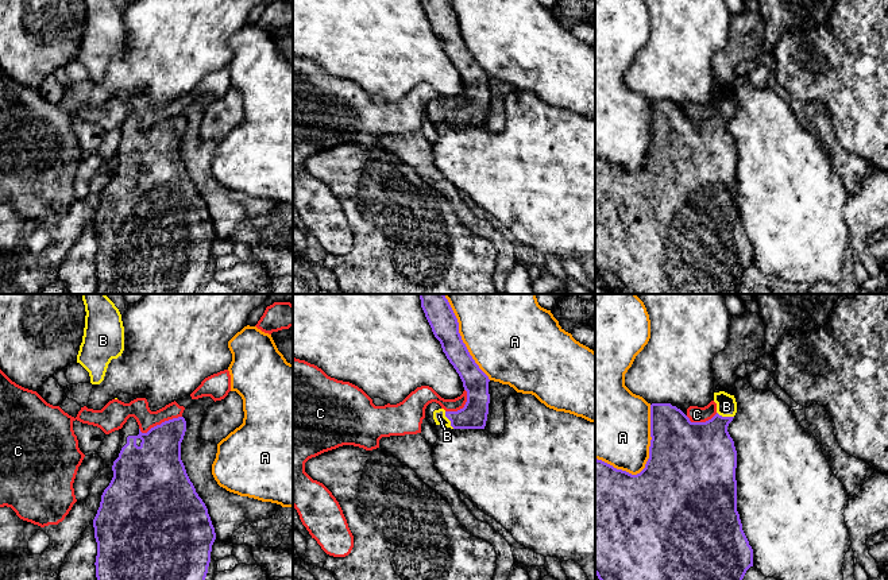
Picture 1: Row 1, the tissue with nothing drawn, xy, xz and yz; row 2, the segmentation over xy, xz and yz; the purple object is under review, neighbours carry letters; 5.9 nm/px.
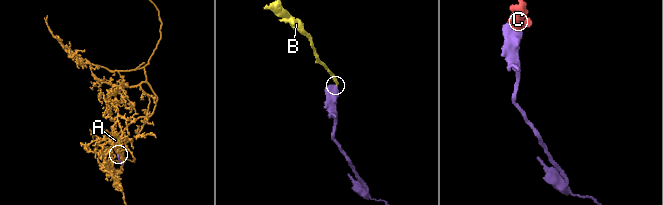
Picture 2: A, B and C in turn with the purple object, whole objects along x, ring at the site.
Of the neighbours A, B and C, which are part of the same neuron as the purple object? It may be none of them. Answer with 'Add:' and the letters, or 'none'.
Add: B

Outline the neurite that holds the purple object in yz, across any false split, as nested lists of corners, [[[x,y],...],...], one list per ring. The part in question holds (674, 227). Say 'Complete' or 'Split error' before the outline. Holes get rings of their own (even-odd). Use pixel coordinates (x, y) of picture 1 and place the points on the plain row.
Split error. [[[725,89],[714,90],[717,112],[706,120],[691,120],[690,116],[671,101],[650,103],[650,144],[645,166],[632,173],[595,156],[595,272],[606,286],[607,294],[736,294],[746,268],[753,264],[753,247],[742,228],[737,209],[737,148],[727,129],[737,111],[734,93]]]

